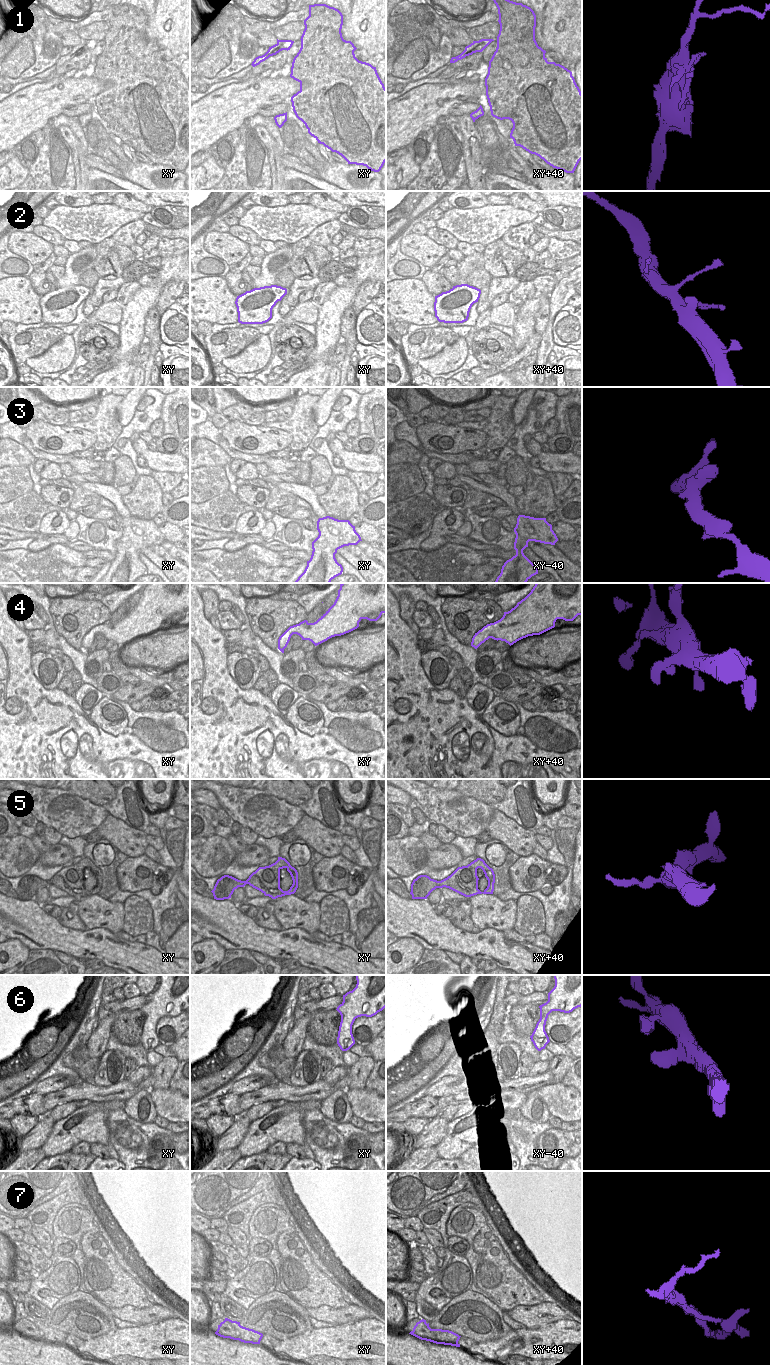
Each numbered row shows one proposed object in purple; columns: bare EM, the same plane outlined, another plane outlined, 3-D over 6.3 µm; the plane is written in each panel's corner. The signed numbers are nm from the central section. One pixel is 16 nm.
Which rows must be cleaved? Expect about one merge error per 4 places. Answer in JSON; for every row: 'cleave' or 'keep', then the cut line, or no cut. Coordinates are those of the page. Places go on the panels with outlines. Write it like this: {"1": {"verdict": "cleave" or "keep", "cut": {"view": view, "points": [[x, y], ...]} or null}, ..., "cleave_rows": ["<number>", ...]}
{"1": {"verdict": "keep", "cut": null}, "2": {"verdict": "keep", "cut": null}, "3": {"verdict": "keep", "cut": null}, "4": {"verdict": "keep", "cut": null}, "5": {"verdict": "cleave", "cut": {"view": "xy+40", "points": [[438, 881], [437, 887]]}}, "6": {"verdict": "keep", "cut": null}, "7": {"verdict": "cleave", "cut": {"view": "xy", "points": [[225, 1319], [238, 1333], [239, 1340]]}}, "cleave_rows": ["5", "7"]}

